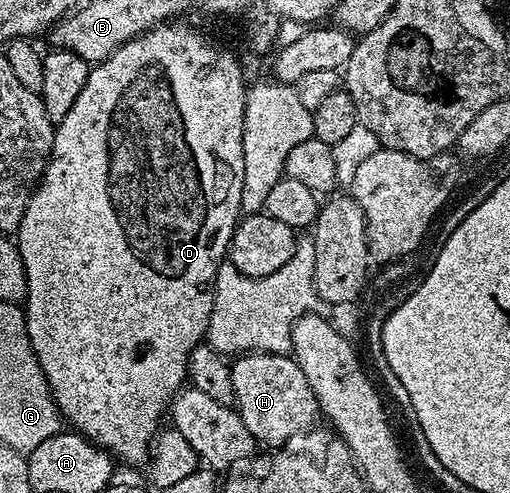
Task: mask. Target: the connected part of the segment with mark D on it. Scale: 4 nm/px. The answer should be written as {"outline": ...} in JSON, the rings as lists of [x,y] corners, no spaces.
{"outline":[[[171,20],[163,25],[154,27],[141,34],[138,38],[124,43],[116,52],[108,56],[108,60],[97,63],[91,69],[88,76],[88,84],[84,84],[84,92],[80,92],[80,97],[76,99],[76,104],[64,116],[64,120],[57,123],[54,132],[54,147],[50,153],[50,161],[46,163],[46,170],[42,173],[42,181],[39,182],[34,190],[34,195],[28,200],[28,208],[24,208],[24,220],[20,220],[16,231],[16,245],[22,263],[26,269],[26,300],[24,309],[26,311],[26,335],[30,341],[32,352],[44,372],[47,384],[50,385],[50,394],[54,402],[58,405],[58,413],[64,419],[67,427],[73,428],[81,434],[87,442],[94,443],[100,450],[105,450],[107,454],[113,456],[119,463],[127,462],[130,466],[138,466],[147,461],[152,449],[152,443],[159,433],[160,427],[164,422],[164,415],[169,411],[171,402],[178,395],[179,390],[183,389],[184,383],[188,378],[190,369],[190,353],[203,345],[206,337],[206,329],[210,327],[210,317],[214,307],[214,281],[218,275],[218,268],[227,257],[230,241],[234,235],[234,229],[238,226],[242,209],[242,189],[244,188],[244,118],[246,116],[246,91],[248,83],[242,75],[242,66],[226,50],[221,50],[218,46],[213,46],[200,31],[194,26],[189,26],[186,20]]]}

